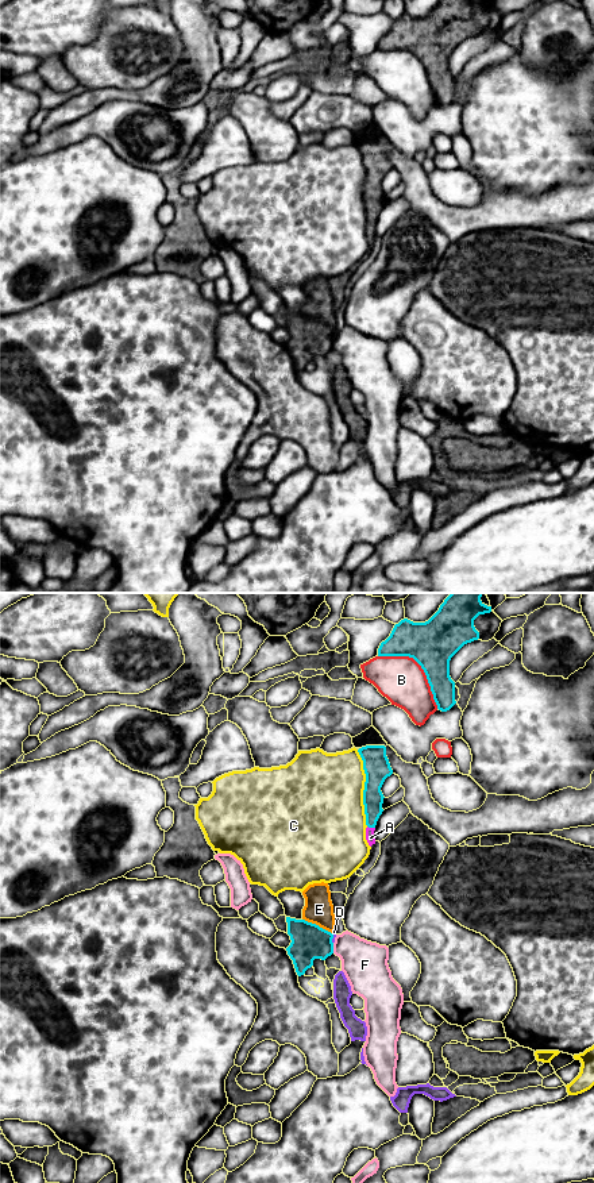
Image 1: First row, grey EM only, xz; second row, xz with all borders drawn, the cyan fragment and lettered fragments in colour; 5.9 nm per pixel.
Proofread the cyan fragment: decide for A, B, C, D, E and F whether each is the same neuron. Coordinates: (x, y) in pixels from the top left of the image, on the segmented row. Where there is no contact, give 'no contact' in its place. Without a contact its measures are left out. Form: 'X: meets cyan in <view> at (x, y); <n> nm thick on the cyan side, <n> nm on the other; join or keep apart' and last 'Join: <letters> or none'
A: meets cyan in xz at (371, 827); 130 nm thick on the cyan side, 60 nm on the other; join
B: meets cyan in xz at (420, 665); 280 nm thick on the cyan side, 280 nm on the other; keep apart
C: meets cyan in xz at (365, 787); 160 nm thick on the cyan side, 460 nm on the other; keep apart
D: meets cyan in xz at (332, 937); 220 nm thick on the cyan side, 20 nm on the other; keep apart
E: meets cyan in xz at (317, 925); 220 nm thick on the cyan side, 170 nm on the other; keep apart
F: meets cyan in xz at (332, 948); 220 nm thick on the cyan side, 280 nm on the other; keep apart
Join: A

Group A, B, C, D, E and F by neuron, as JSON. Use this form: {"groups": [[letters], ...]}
{"groups": [["A"], ["B"], ["C"], ["D", "E"], ["F"]]}

